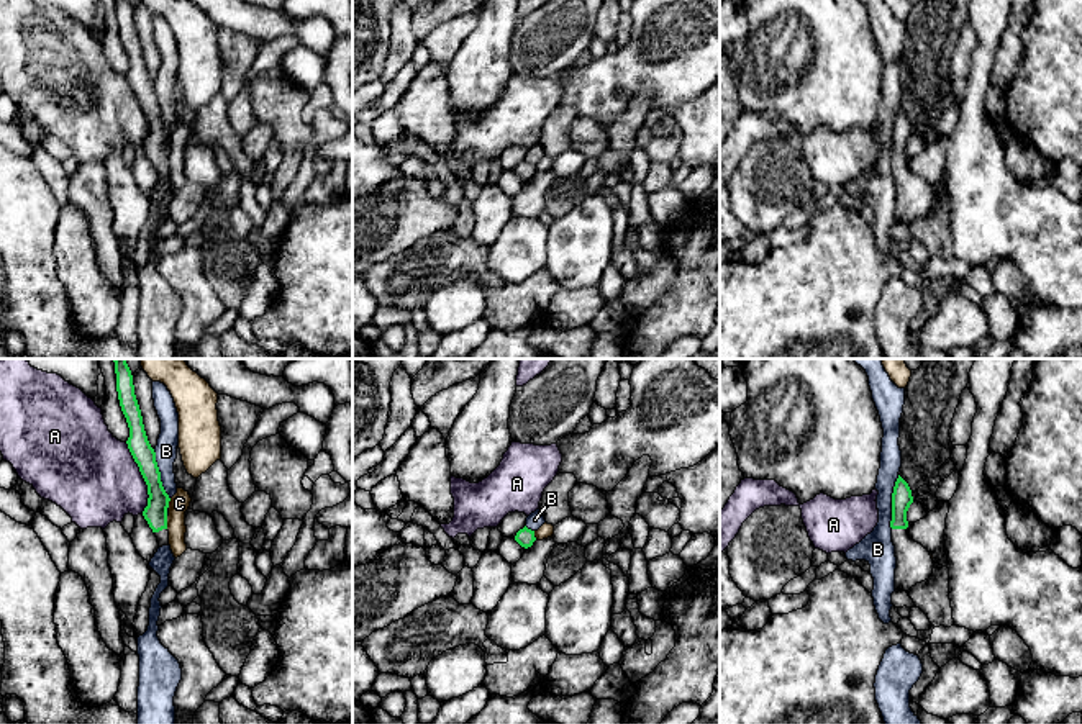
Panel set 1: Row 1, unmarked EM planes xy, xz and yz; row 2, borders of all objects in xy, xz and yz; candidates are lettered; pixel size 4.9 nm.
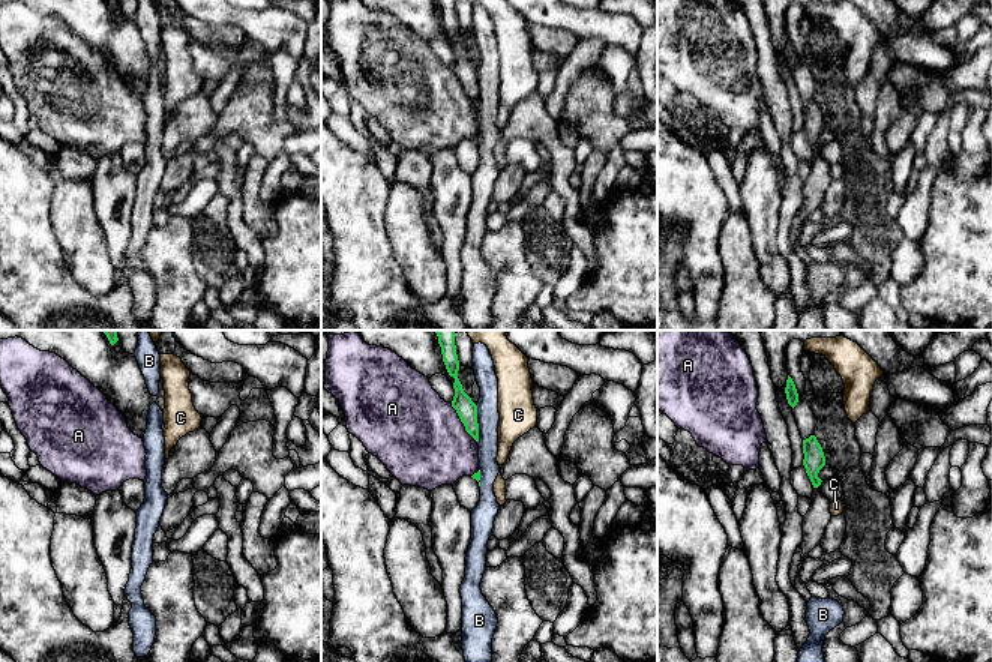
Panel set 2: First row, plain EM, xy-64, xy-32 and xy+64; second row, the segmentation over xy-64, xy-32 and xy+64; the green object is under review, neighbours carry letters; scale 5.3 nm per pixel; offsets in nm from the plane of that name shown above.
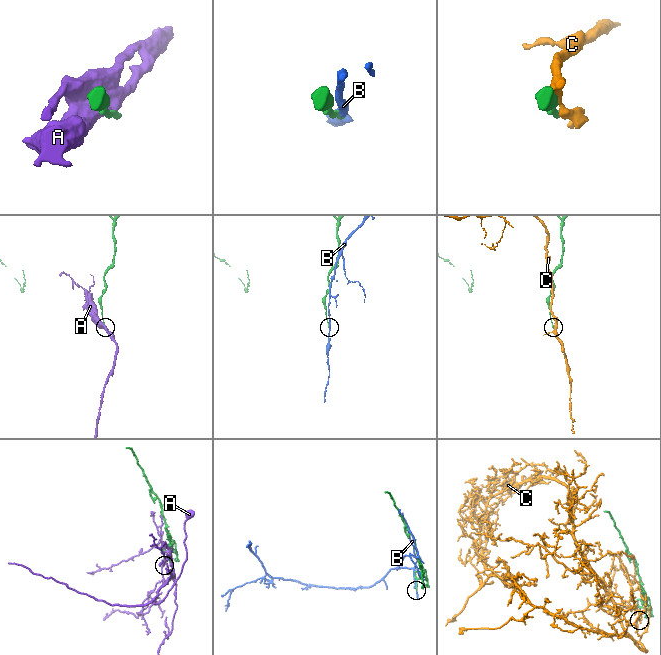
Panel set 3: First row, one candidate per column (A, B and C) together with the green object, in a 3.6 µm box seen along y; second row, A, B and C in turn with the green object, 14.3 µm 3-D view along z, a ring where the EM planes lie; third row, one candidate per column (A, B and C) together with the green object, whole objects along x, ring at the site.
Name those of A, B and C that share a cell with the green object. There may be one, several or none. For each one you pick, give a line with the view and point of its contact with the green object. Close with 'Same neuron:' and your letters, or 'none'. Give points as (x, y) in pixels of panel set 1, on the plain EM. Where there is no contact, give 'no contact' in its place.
Same neuron: none

